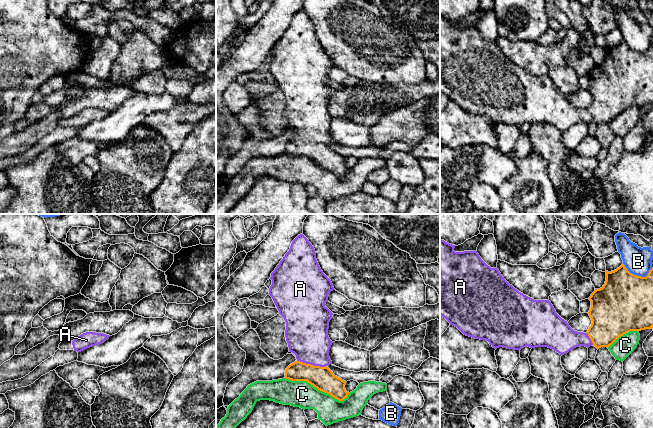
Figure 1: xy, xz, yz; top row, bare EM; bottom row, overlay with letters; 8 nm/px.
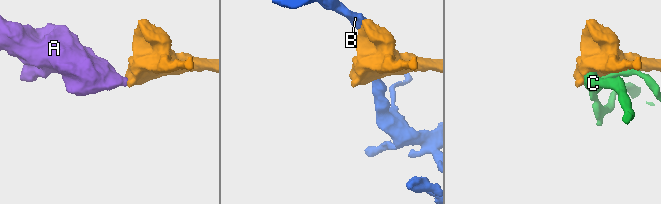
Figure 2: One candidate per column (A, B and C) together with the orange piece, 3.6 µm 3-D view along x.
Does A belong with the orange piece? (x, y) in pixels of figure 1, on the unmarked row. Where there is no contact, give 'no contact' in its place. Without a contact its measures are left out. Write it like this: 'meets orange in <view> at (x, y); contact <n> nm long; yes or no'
meets orange in xz at (312, 141); contact 240 nm long; yes

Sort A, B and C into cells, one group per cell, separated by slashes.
A / B / C

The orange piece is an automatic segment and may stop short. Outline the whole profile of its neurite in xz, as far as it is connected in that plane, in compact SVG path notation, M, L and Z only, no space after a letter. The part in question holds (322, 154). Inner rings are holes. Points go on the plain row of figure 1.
M298 11L291 19L289 27L271 49L272 61L269 64L269 71L272 73L279 90L286 98L285 113L289 127L296 131L296 137L290 140L285 146L285 154L292 157L307 157L318 166L330 170L339 177L343 177L349 171L346 167L346 157L335 152L327 143L332 140L329 133L329 126L332 117L328 112L329 98L333 89L325 82L328 78L328 71L335 66L331 56L321 46L316 28L309 16L303 11Z

